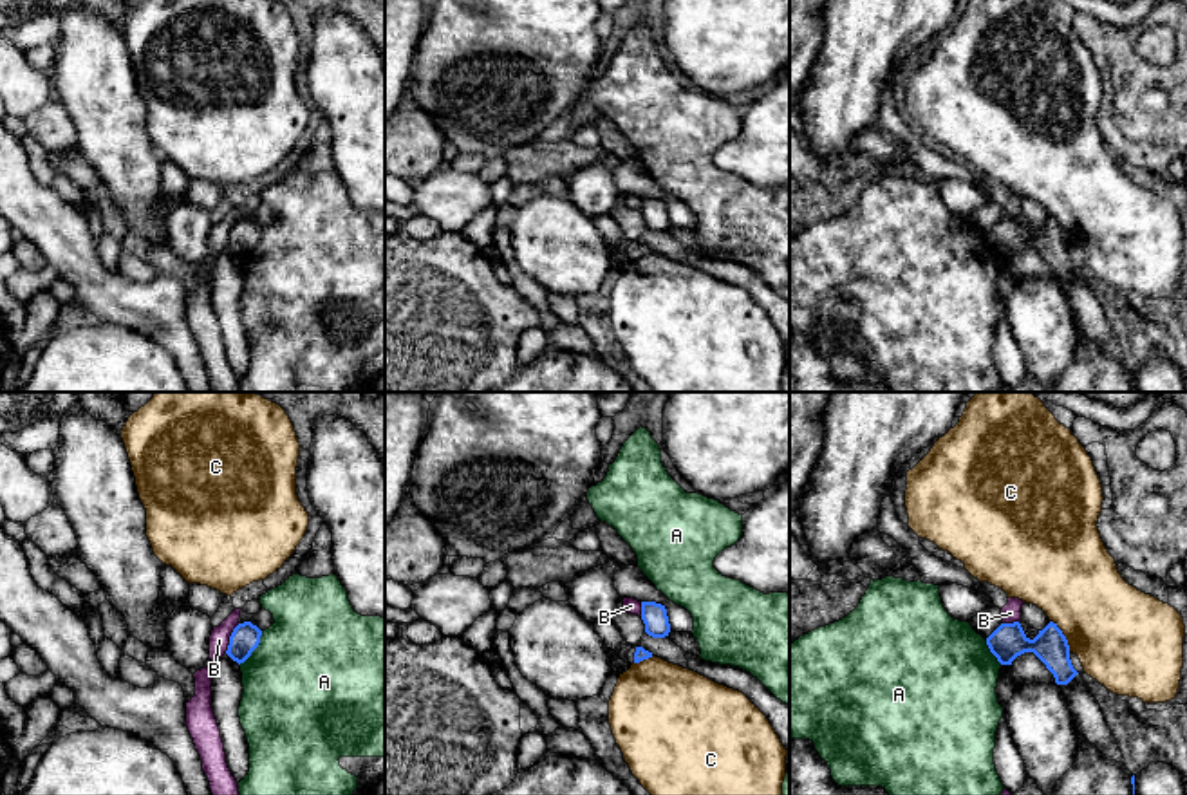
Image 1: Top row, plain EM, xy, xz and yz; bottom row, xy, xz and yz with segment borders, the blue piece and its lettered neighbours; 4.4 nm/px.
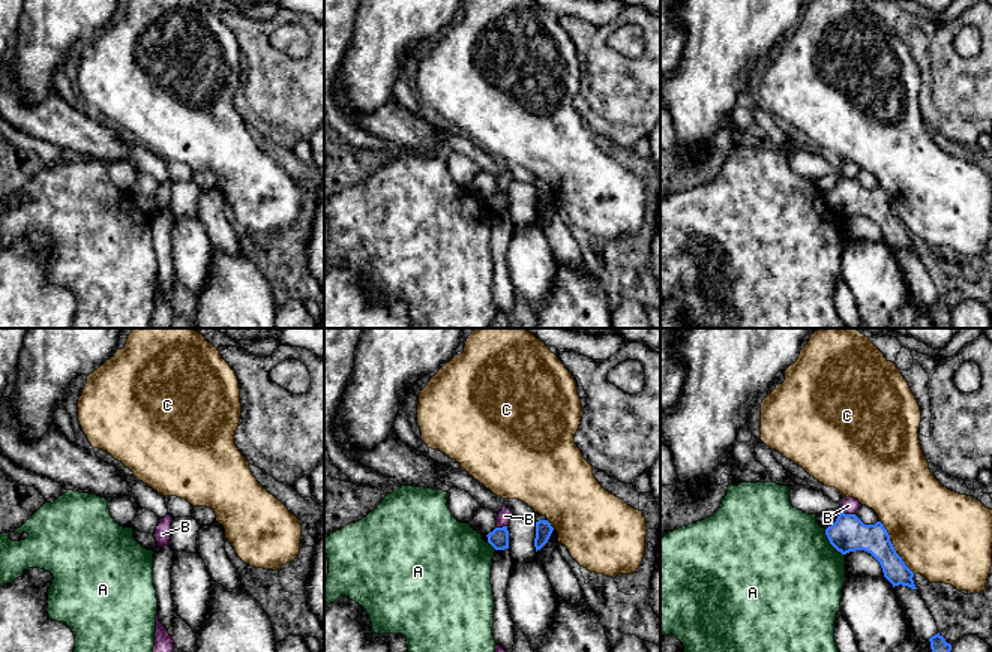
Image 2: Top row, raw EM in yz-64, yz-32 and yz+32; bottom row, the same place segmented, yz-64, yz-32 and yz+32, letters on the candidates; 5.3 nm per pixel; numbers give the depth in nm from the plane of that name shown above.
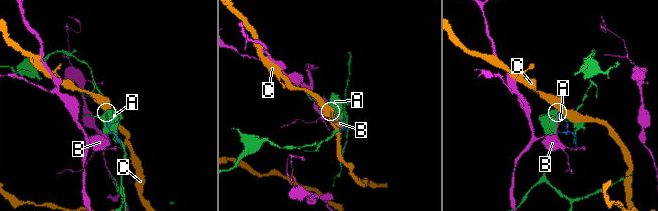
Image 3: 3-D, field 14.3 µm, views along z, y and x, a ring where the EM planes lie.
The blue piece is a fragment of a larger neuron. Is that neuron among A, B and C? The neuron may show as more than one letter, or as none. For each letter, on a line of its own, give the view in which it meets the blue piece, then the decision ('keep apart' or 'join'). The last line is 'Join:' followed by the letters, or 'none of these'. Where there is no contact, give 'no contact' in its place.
A: contact in xy; keep apart
B: contact in xy; keep apart
C: contact in yz; keep apart
Join: none of these

